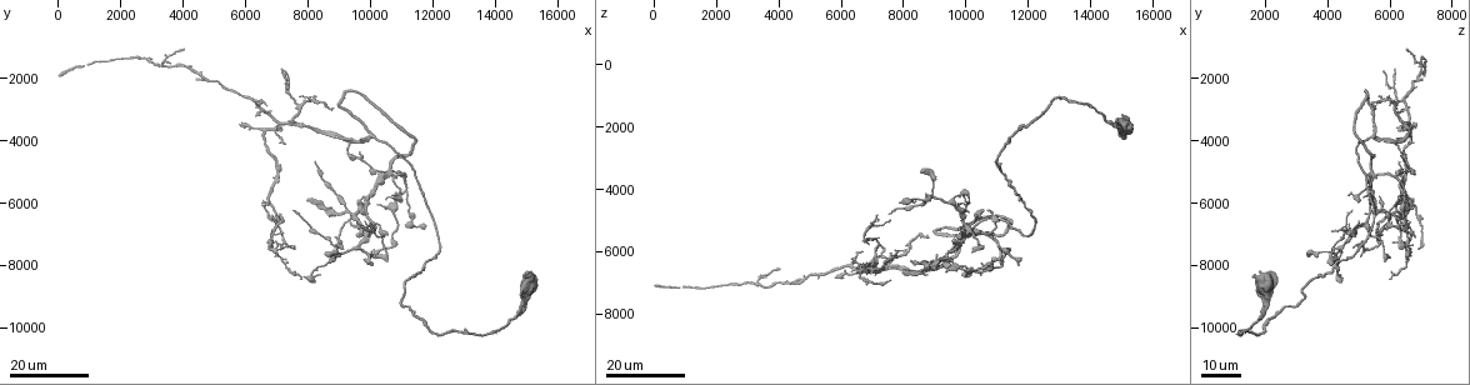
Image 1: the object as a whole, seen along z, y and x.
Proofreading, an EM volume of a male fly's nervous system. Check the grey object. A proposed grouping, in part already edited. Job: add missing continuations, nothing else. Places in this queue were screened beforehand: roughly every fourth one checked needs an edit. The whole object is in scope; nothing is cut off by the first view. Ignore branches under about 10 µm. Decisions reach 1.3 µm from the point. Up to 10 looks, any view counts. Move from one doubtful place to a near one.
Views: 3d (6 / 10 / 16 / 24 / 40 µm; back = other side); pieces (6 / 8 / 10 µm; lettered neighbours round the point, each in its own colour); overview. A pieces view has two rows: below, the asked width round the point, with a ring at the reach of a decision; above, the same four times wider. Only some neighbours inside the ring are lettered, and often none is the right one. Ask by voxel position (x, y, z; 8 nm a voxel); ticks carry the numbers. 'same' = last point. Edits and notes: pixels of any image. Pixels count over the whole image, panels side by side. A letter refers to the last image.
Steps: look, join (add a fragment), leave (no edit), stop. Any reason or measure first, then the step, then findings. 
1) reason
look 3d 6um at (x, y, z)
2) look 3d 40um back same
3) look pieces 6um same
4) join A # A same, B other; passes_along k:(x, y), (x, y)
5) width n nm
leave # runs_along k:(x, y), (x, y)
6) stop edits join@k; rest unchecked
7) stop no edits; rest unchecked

look 3d 16um at (7600, 6300, 4800)

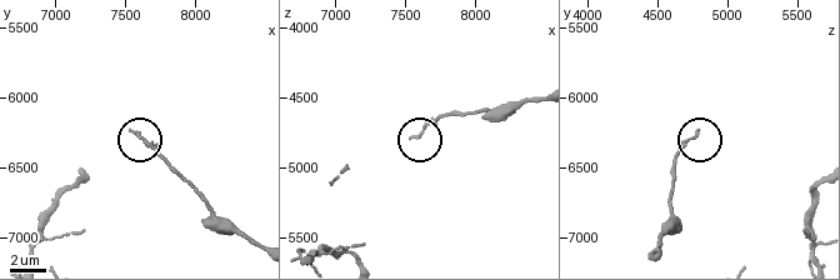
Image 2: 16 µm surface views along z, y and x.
what lies round it
look pieces 8um at (7540, 6240, 4780)

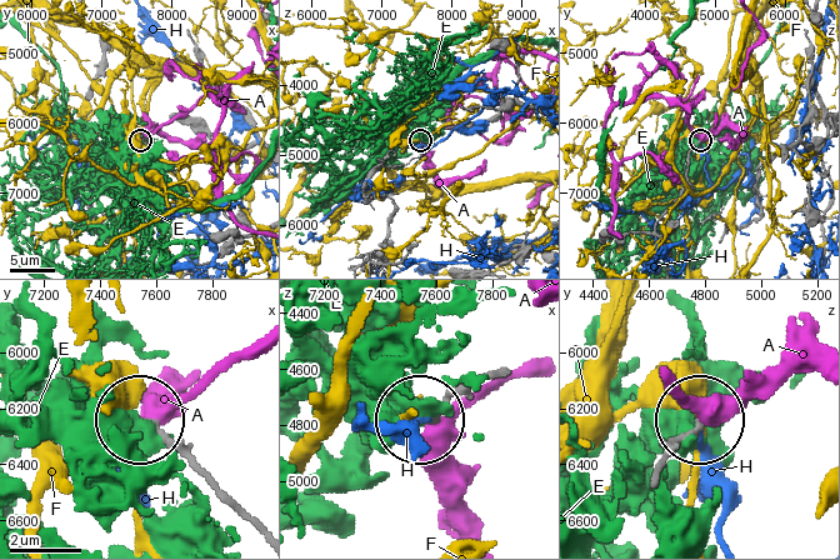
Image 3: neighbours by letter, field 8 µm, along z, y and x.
leave # A other, E other, F other, H other; runs_along 3:(654, 480), (699, 421); no lettered fragment goes on from it

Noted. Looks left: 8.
free end
look 3d 24um at (4500, 2100, 7000)

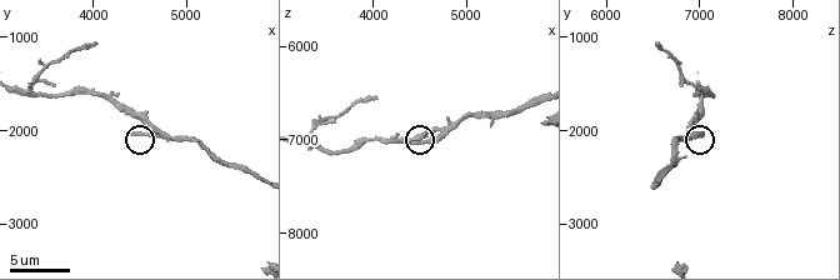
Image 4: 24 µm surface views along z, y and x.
look pieces 8um at (4450, 2000, 7000)

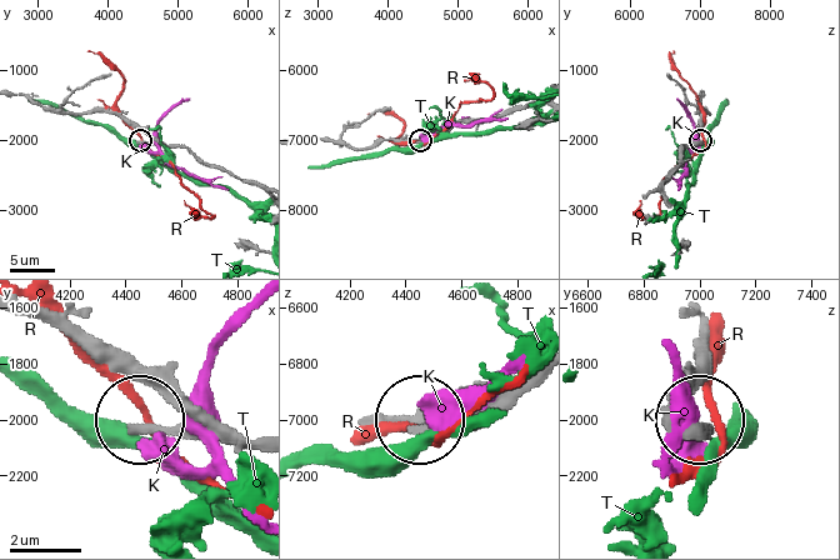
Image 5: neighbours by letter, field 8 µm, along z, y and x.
leave # K other, R other, T other; runs_along 5:(255, 449), (141, 425); none of them fits

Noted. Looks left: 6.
an open end
look 3d 24um at (7200, 1800, 5700)

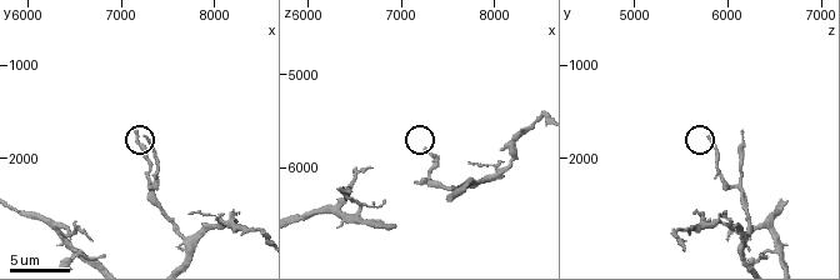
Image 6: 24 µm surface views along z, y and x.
look 3d 10um at (7250, 1800, 5750)

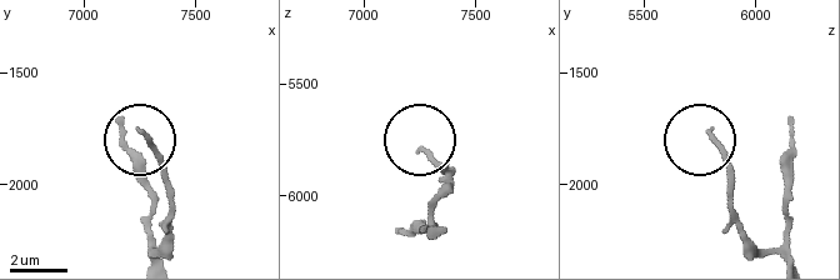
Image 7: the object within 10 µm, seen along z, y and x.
see the neighbours
look pieces 8um at (7260, 1770, 5790)

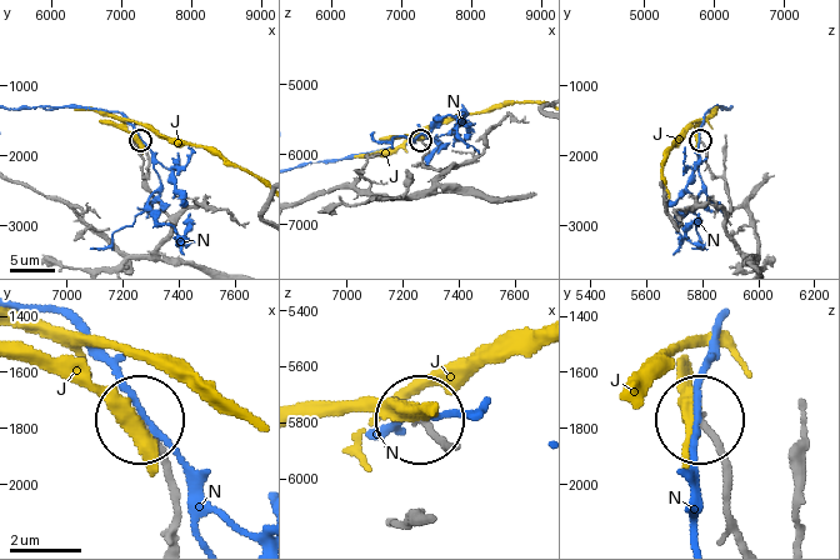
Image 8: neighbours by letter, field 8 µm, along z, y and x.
leave # J other, N other; runs_along 8:(168, 531), (176, 486), (144, 418); no lettered fragment goes on from it

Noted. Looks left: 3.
an open end
look 3d 24um at (8600, 7600, 3500)

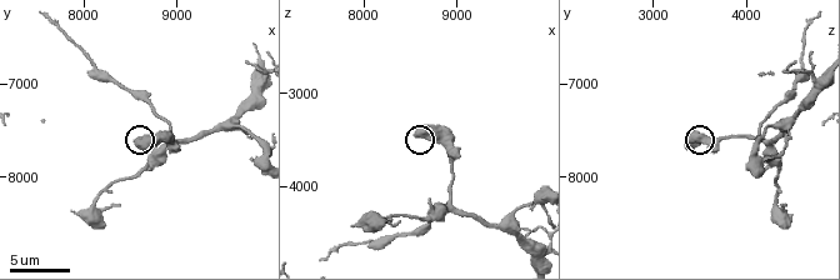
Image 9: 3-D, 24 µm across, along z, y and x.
look pieces 10um at (8550, 7650, 3400)

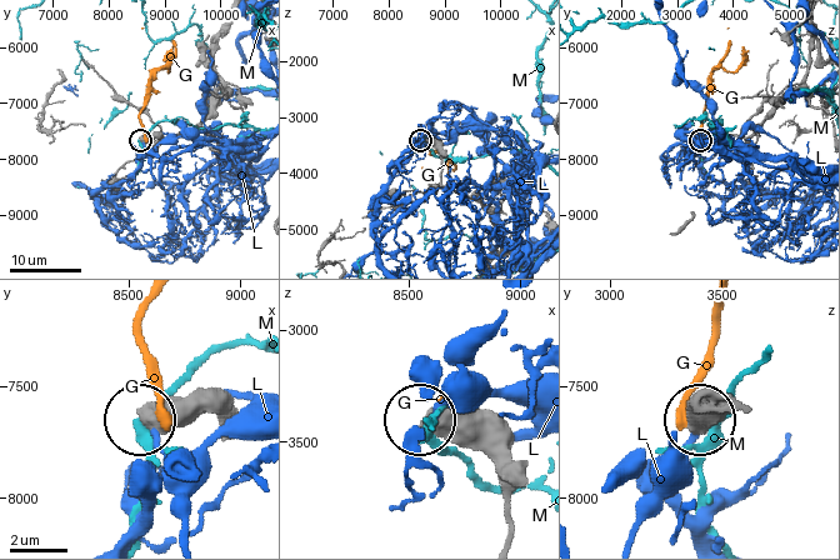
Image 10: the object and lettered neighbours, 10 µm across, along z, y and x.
width 640 nm
leave # G other, L other, M other; no lettered fragment goes on from it

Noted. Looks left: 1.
stop no edits; rest unchecked

